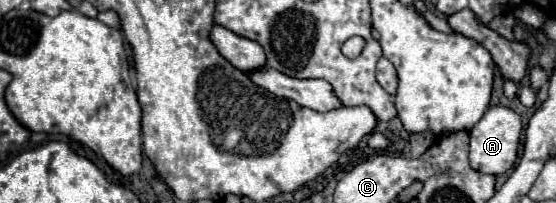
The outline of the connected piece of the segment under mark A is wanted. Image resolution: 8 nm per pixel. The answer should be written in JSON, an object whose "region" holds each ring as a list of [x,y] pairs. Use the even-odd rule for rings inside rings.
{"region":[[[491,106],[485,116],[469,130],[471,134],[471,152],[469,152],[469,164],[481,172],[481,174],[505,174],[509,168],[513,168],[519,152],[519,138],[521,138],[521,116],[505,106]]]}

